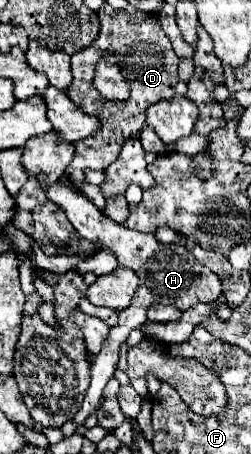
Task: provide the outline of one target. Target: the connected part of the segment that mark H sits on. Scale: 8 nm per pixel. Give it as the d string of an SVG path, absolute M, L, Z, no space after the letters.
M38 180L44 194L48 194L48 200L52 200L54 204L58 204L68 220L72 222L72 226L78 230L80 236L84 236L86 240L98 242L102 248L112 248L118 256L118 264L122 268L130 268L138 274L140 284L136 290L136 296L132 300L132 304L124 310L120 310L118 314L118 326L110 328L110 336L104 342L102 352L92 360L92 382L90 388L86 390L84 402L80 412L72 418L74 424L82 426L84 420L96 410L100 398L102 398L102 390L106 386L106 382L114 376L116 364L118 364L118 350L120 344L126 342L128 334L132 328L142 326L148 318L146 318L146 310L150 304L174 304L178 306L182 312L200 304L200 302L214 302L220 292L222 292L222 280L206 266L202 266L200 262L196 262L194 254L180 244L162 244L156 240L154 234L142 234L136 230L126 228L124 224L118 224L110 218L106 218L86 196L82 196L80 192L72 192L72 188L64 188L64 184L56 182L56 184L44 184L44 180Z

